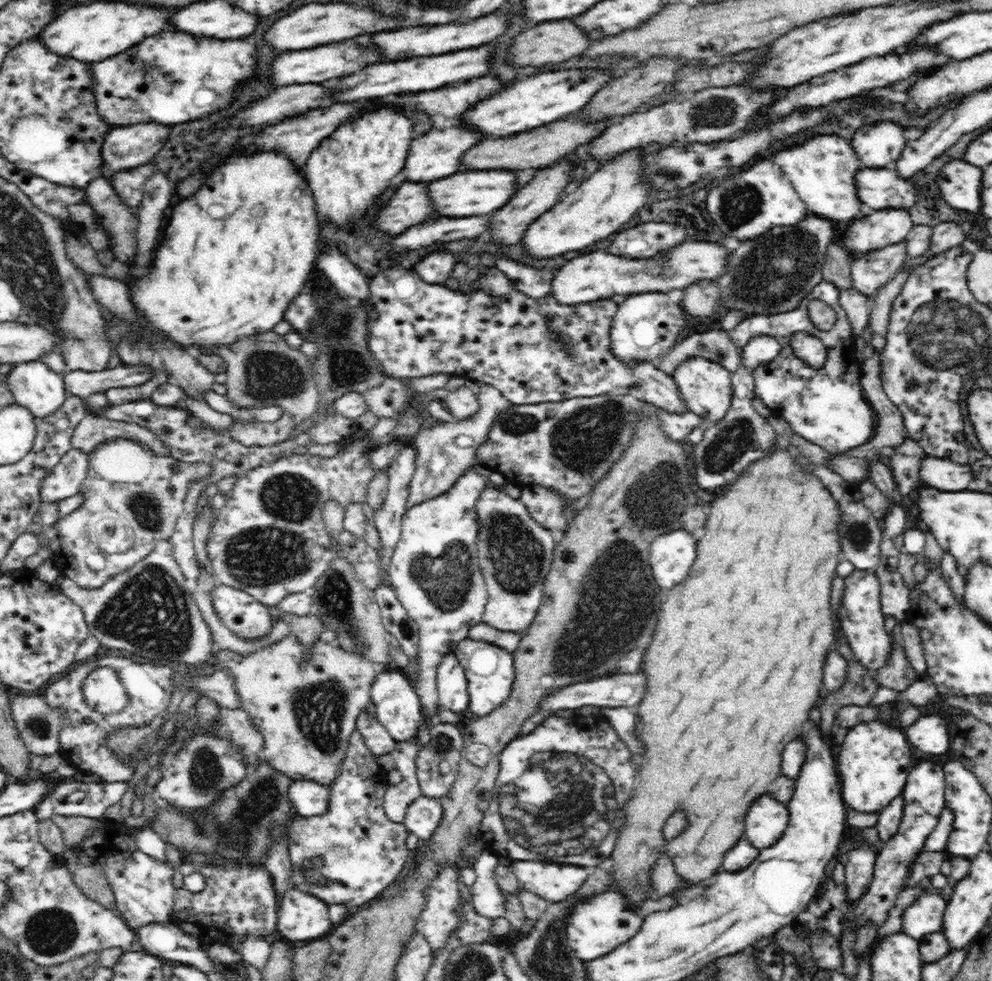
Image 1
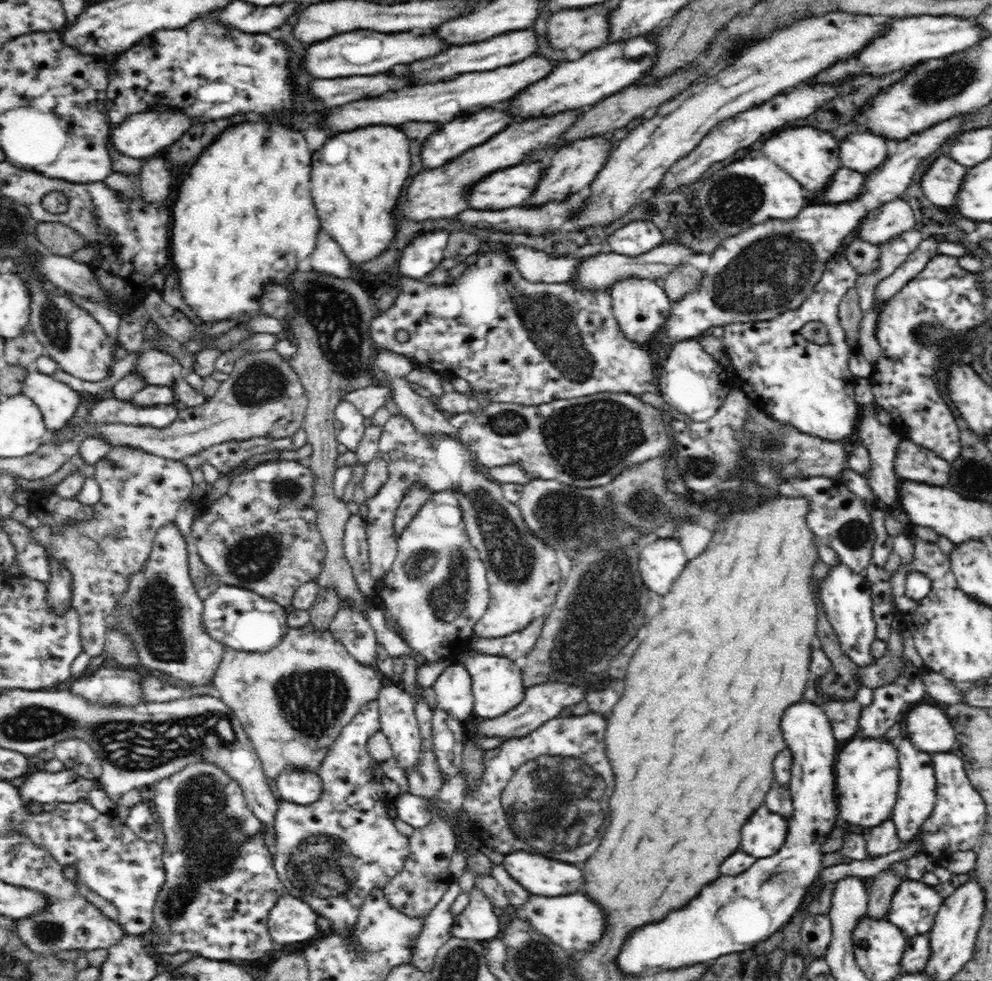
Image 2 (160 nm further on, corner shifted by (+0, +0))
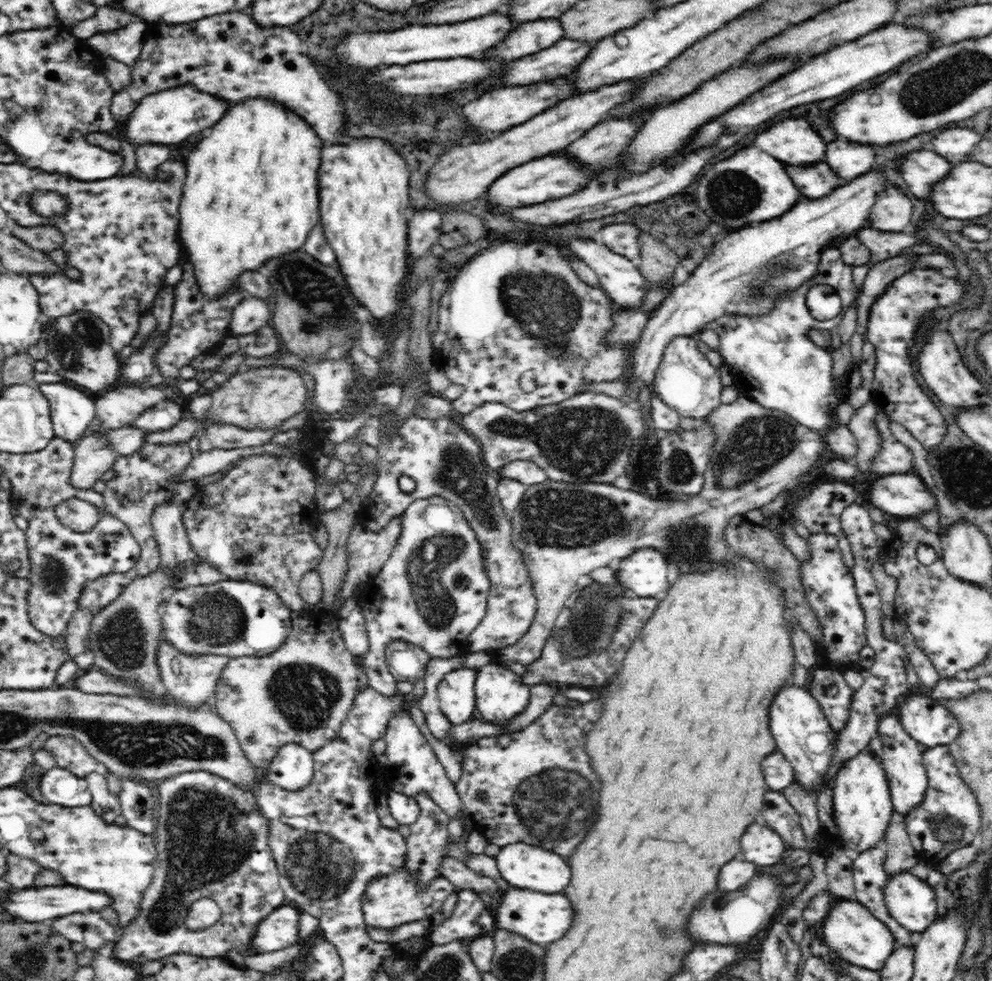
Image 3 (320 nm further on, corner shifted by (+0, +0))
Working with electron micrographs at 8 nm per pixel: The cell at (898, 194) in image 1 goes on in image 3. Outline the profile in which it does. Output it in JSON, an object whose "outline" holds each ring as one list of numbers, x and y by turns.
{"outline":[[825,160,809,166,787,166,788,175,793,179,793,183,798,184,798,190,803,198,822,198,830,194,834,188,844,184,843,180,830,170,830,166]]}

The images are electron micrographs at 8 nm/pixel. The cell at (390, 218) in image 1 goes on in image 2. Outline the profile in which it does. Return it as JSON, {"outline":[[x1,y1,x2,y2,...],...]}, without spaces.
{"outline":[[580,108,575,111,567,111,565,114,552,115,549,118,514,121,514,124,506,126,500,134,490,138,486,144,482,144,478,148,470,148,470,152,466,152,466,156,460,156,458,160,454,160,454,164,448,162,438,168,425,168,410,180,405,192,407,199,410,200,408,208,404,210,406,219,414,222,440,218,450,219,469,210,466,206,466,184,478,182,496,170,510,168,512,164,520,164,522,156,529,157,535,150,554,146,571,128,575,120,586,111,587,108]]}

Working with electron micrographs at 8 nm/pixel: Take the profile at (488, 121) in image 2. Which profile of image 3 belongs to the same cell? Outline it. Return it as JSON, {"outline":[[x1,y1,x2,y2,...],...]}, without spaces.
{"outline":[[559,77,550,81,536,82,530,85,508,86,508,88,496,88,490,92,484,92,478,100,468,102,462,108,465,120,468,120,478,132,500,132,506,130,508,126,524,124,533,116,545,112,547,109,554,108,568,98,574,96,575,88,572,87,570,80,566,77]]}

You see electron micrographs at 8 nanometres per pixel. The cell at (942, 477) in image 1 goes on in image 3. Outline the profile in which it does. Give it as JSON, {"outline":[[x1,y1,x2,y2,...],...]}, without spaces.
{"outline":[[879,412,875,421,880,435,880,450,872,458,867,472,878,475,894,474,894,472,914,473,912,453,906,445,897,441,892,435,889,417]]}

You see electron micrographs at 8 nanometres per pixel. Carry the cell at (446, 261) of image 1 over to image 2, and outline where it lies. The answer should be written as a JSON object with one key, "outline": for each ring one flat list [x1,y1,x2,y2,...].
{"outline":[[440,228,416,232,399,258,400,277,424,278,440,266,440,261,446,256,448,236,449,232]]}

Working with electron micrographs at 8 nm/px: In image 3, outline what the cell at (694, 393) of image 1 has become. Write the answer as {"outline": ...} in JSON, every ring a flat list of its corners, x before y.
{"outline":[[677,336,666,344,660,367,655,372,653,392,680,416,690,416,700,421,708,418,721,405,723,386,717,365,698,351,696,340,693,337]]}

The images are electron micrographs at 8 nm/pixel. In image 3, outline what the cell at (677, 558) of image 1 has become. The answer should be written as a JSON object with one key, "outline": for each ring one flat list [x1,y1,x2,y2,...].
{"outline":[[642,548,622,559,617,570,621,587,635,596,648,598,668,590,668,566,671,562,656,549]]}

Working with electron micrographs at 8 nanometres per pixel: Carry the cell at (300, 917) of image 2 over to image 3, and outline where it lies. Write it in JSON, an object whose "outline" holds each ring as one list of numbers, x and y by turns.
{"outline":[[279,905,260,924,252,938,252,954,276,952,296,944,298,918,302,911,289,905]]}

